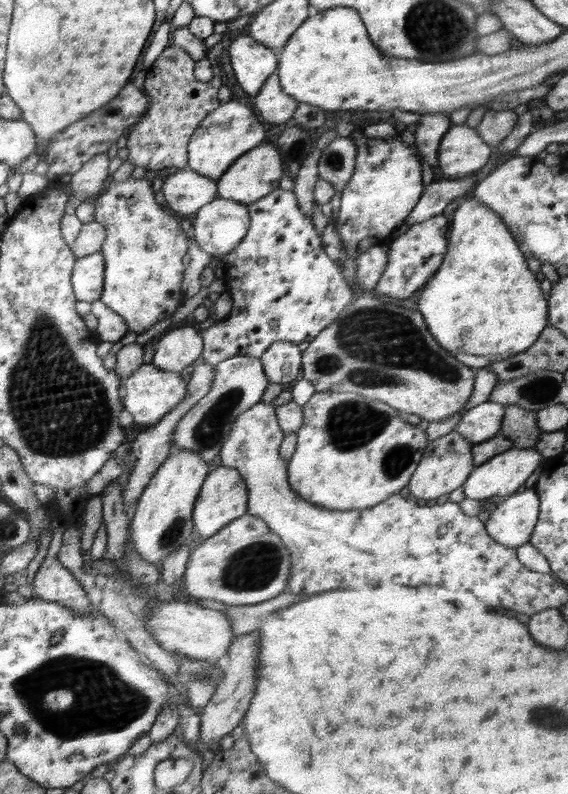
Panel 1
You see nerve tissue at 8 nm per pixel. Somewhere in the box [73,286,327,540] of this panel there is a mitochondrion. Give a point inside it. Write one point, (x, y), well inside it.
(209, 432)

